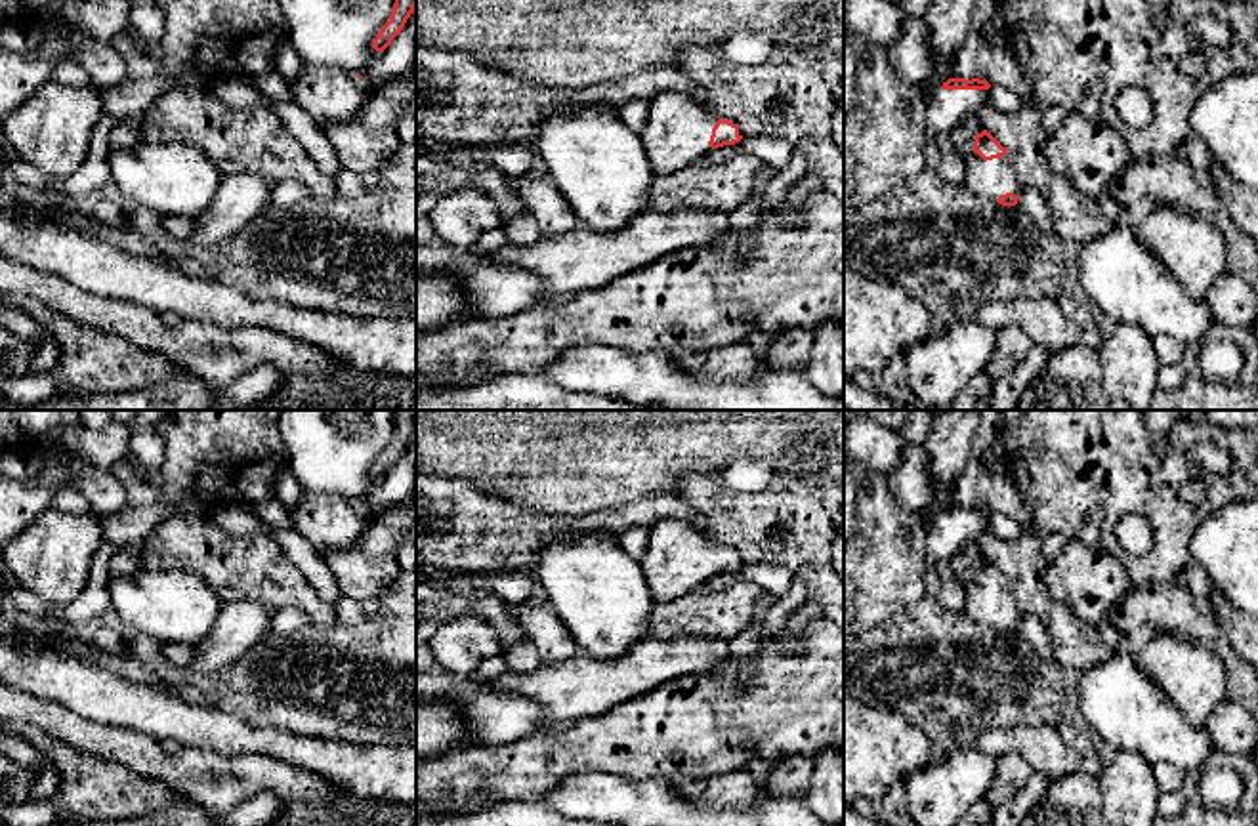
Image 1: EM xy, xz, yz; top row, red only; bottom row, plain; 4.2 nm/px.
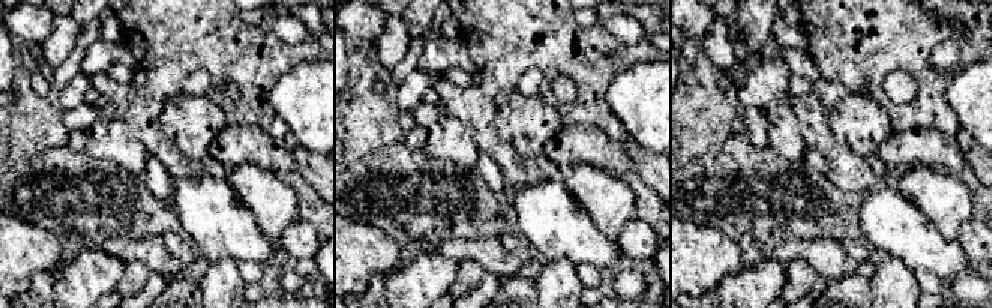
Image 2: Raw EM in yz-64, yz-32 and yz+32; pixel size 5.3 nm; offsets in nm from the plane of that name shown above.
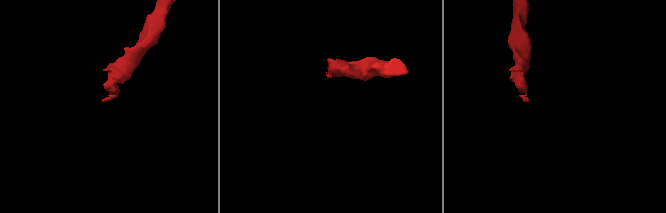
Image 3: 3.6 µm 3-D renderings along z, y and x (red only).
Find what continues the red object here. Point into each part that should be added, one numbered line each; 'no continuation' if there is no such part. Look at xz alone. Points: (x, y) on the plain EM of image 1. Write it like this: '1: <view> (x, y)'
1: xz (678, 557)

